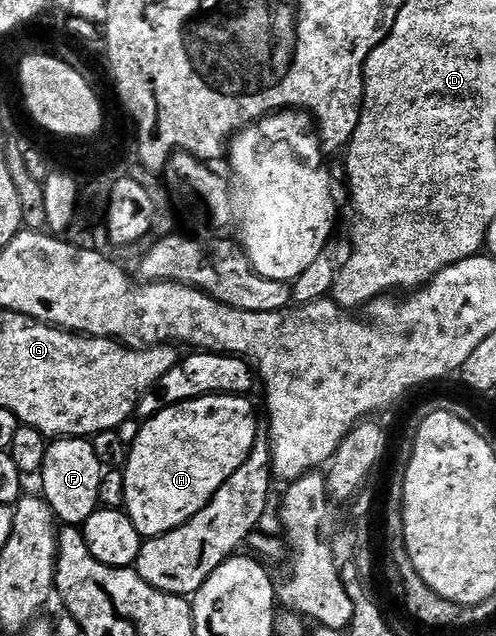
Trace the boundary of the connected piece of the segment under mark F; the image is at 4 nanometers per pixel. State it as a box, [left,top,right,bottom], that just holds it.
[39,438,103,527]

